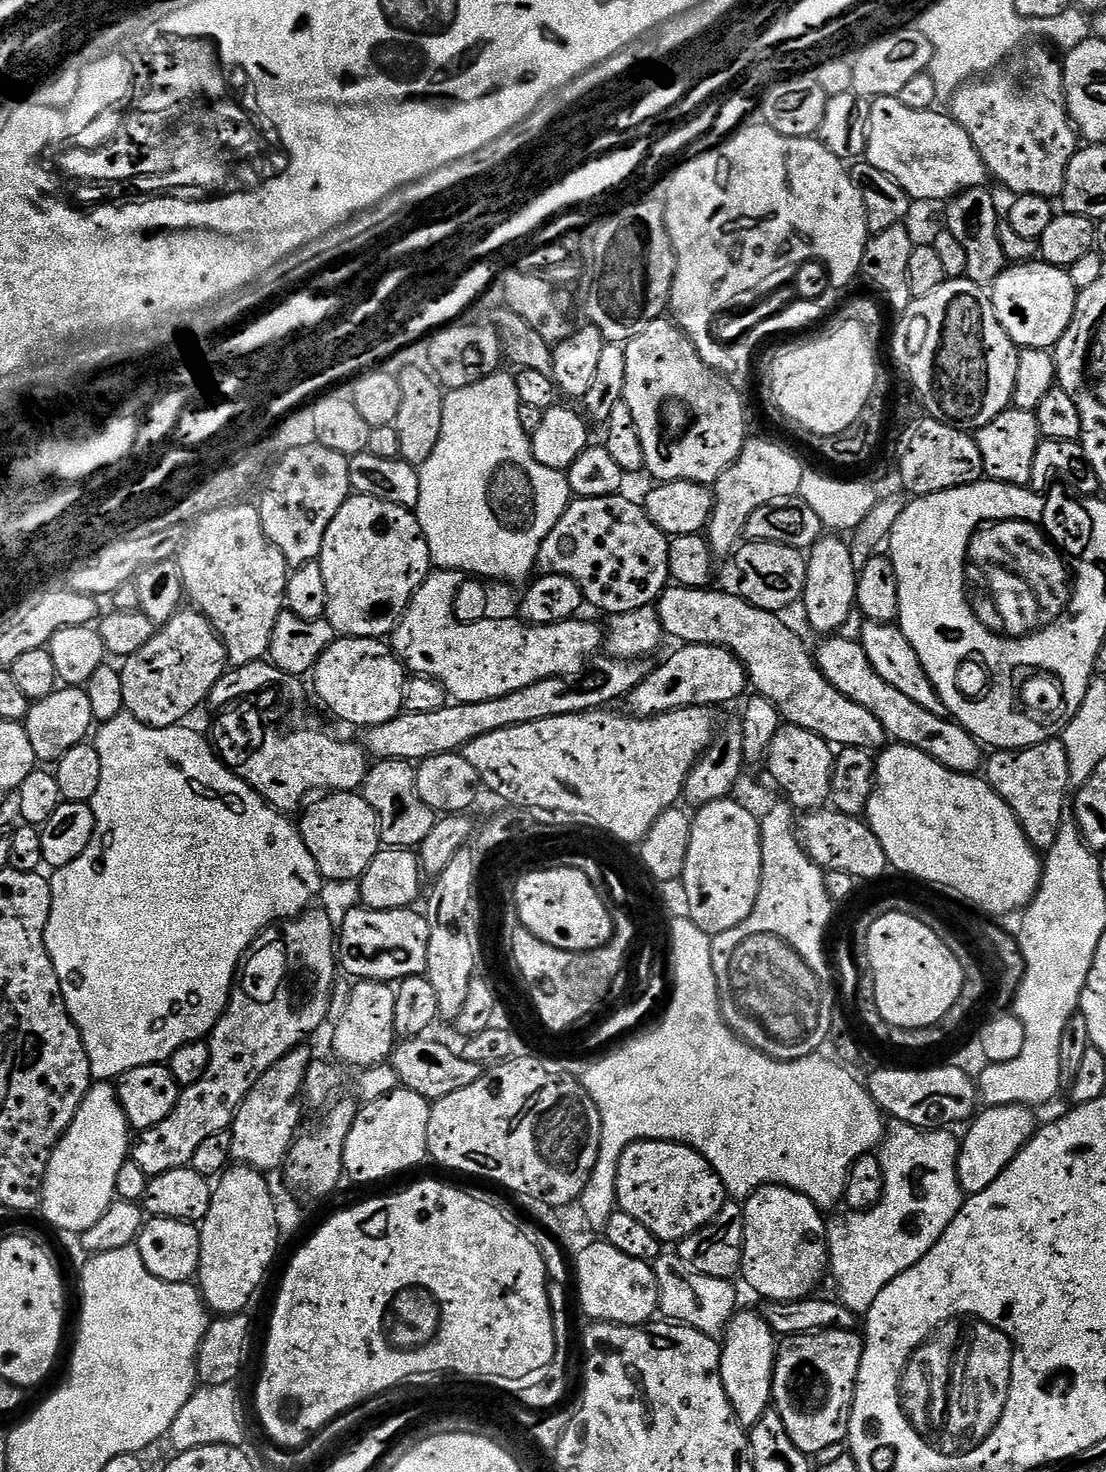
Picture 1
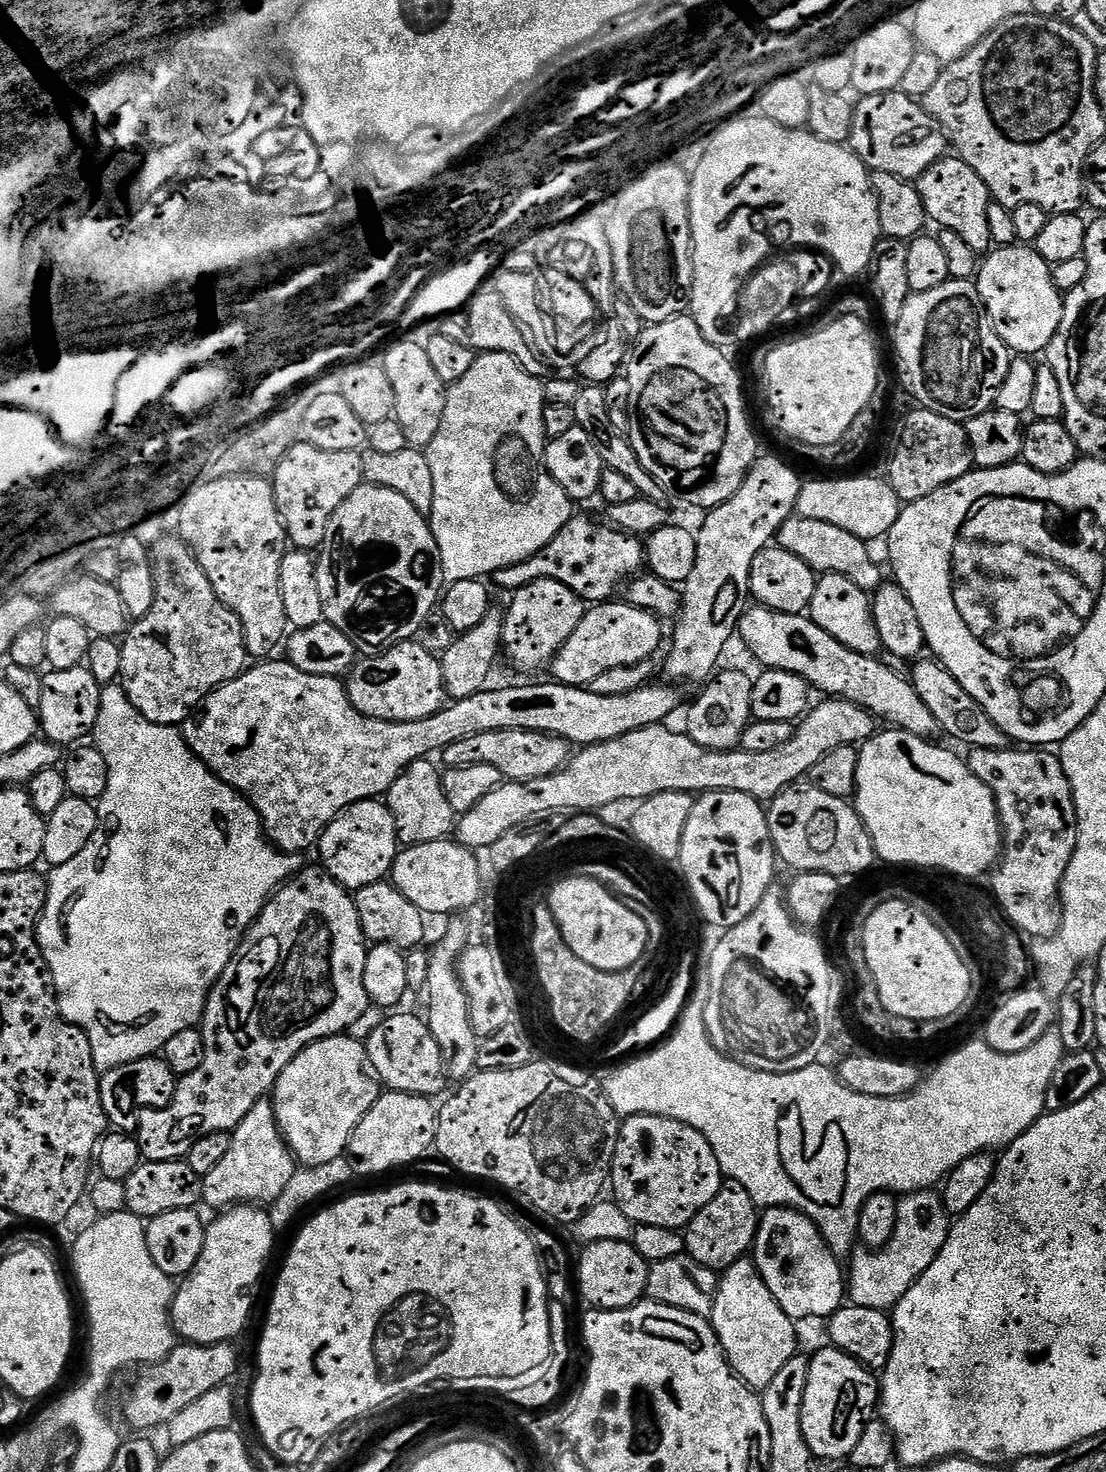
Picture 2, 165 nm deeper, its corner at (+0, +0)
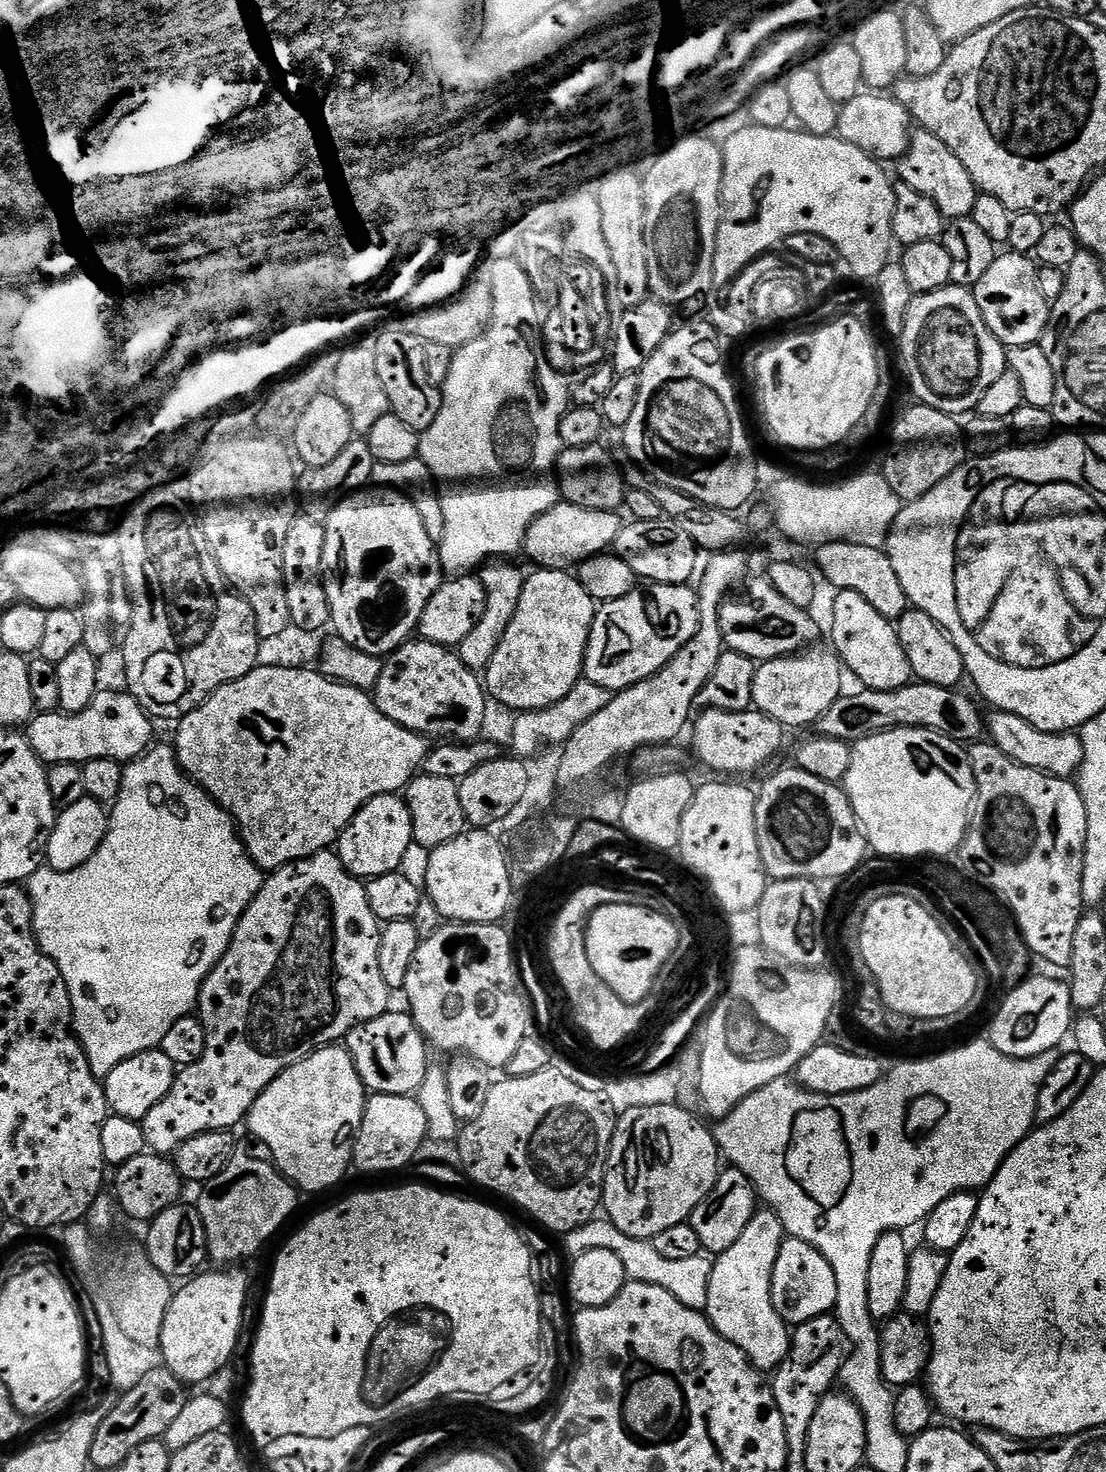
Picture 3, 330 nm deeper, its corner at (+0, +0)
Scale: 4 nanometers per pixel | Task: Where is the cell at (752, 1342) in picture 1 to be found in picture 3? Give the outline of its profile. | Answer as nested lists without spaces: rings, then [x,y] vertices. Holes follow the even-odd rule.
[[[758,1210],[750,1218],[746,1230],[730,1250],[719,1253],[715,1257],[710,1274],[710,1286],[708,1287],[708,1307],[706,1315],[710,1323],[738,1350],[742,1350],[748,1356],[752,1365],[761,1372],[768,1374],[780,1367],[780,1363],[788,1357],[790,1347],[790,1328],[784,1323],[783,1318],[774,1310],[772,1301],[772,1275],[774,1274],[774,1262],[778,1262],[778,1250],[782,1250],[782,1242],[786,1233],[778,1214],[771,1210]]]

